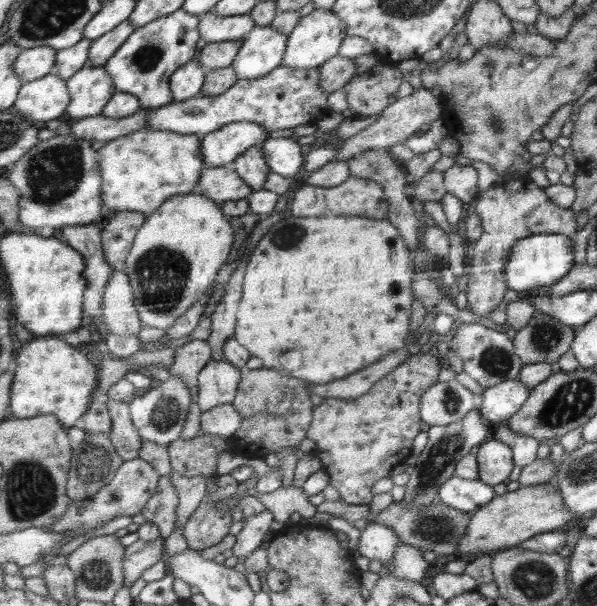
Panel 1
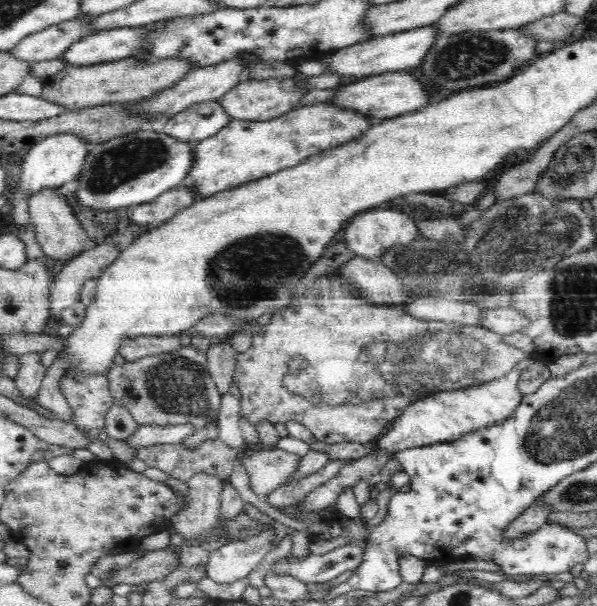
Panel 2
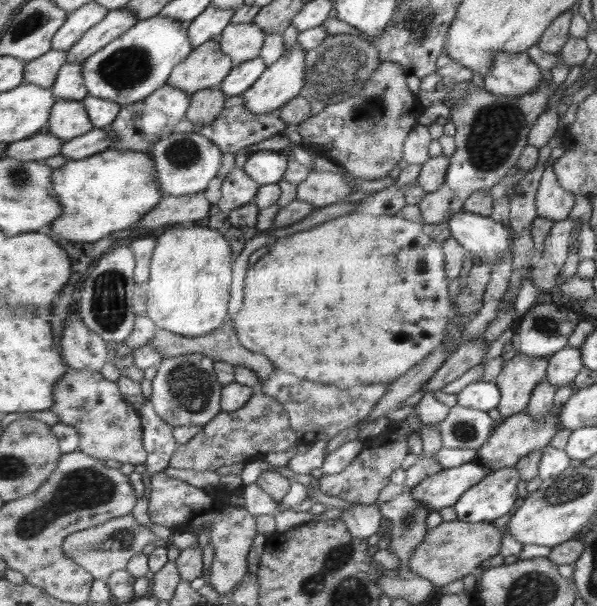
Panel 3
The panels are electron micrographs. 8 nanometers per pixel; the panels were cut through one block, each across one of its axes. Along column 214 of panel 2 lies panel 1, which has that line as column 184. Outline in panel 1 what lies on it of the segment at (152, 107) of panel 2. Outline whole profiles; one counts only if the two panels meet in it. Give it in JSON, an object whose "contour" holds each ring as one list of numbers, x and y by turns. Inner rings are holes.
{"contour":[[197,60,183,64,172,76,170,87,173,92,173,100,185,101,194,97,196,92,200,92,204,84,204,70]]}

